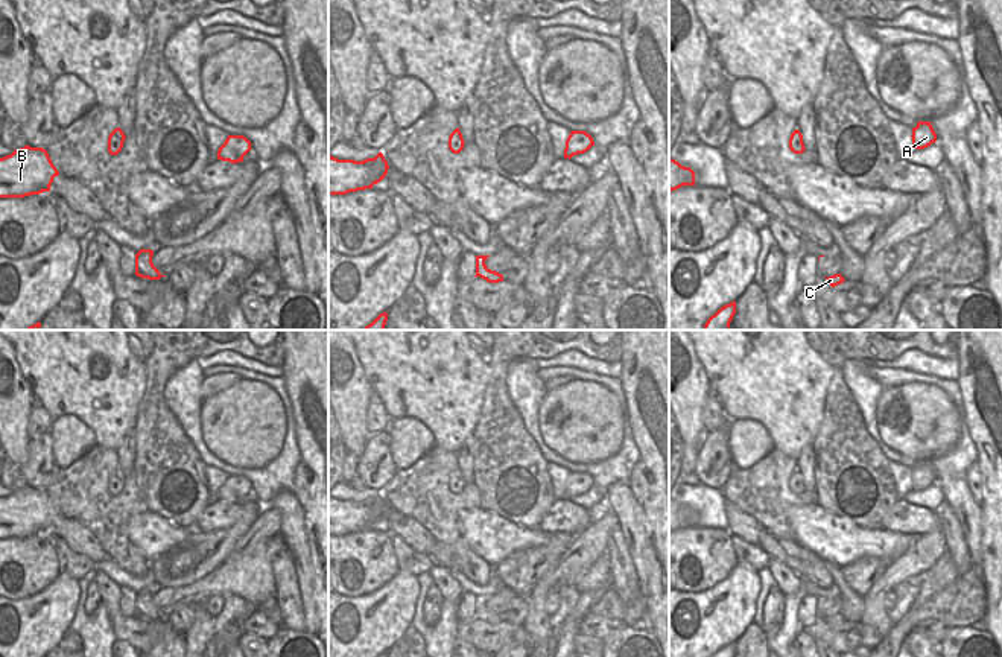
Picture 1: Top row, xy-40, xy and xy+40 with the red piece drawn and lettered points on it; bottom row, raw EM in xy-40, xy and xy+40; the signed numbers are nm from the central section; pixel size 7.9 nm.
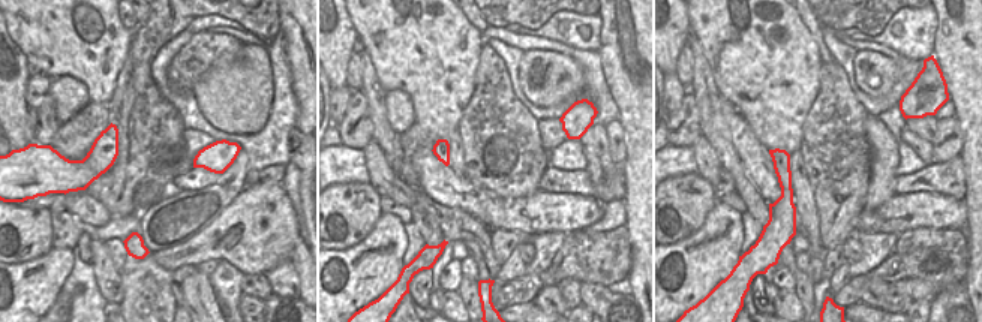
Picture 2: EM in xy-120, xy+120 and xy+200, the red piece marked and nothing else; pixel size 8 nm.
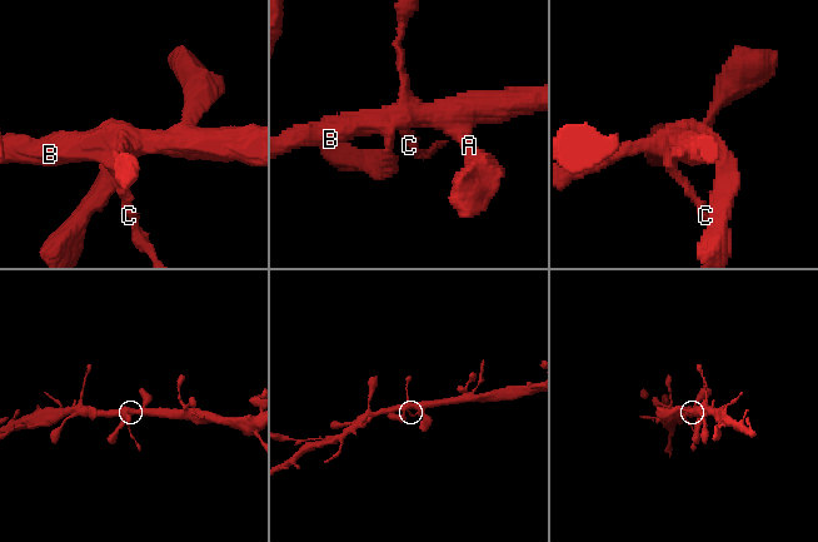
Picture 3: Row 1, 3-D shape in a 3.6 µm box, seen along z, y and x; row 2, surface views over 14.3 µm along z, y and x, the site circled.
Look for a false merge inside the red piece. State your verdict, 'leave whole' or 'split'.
leave whole

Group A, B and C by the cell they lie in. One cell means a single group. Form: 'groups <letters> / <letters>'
groups A B C

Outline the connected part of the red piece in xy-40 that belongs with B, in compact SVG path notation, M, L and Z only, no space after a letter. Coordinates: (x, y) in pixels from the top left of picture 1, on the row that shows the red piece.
M26 144L0 158L0 198L24 198L50 192L58 175L46 149Z

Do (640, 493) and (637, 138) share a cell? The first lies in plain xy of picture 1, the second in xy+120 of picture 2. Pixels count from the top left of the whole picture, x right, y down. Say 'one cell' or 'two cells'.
two cells

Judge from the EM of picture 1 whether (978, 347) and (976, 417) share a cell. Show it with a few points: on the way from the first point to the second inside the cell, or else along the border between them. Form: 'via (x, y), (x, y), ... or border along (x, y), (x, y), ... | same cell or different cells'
via (969, 359), (969, 368), (973, 373), (973, 399) | same cell

